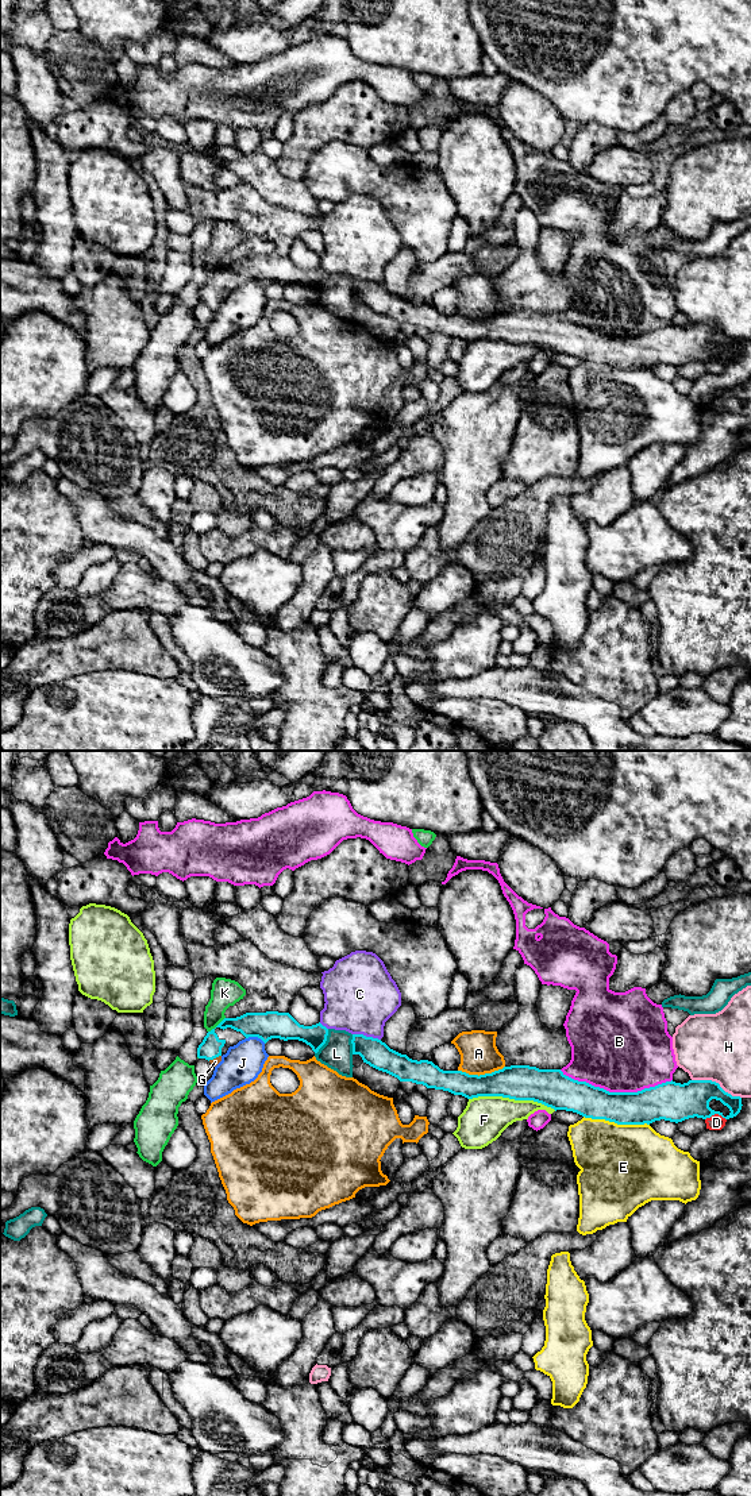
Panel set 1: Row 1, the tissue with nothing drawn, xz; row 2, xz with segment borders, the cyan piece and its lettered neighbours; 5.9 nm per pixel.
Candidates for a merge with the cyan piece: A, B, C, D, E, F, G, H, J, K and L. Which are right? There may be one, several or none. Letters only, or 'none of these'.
G

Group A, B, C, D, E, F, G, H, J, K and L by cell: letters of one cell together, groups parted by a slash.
A / B / C / D / E / F / G / H / J / K / L

